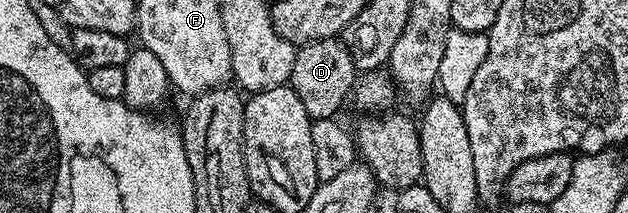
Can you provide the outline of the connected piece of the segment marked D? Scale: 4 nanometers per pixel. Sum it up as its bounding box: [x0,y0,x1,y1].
[290,37,358,118]

